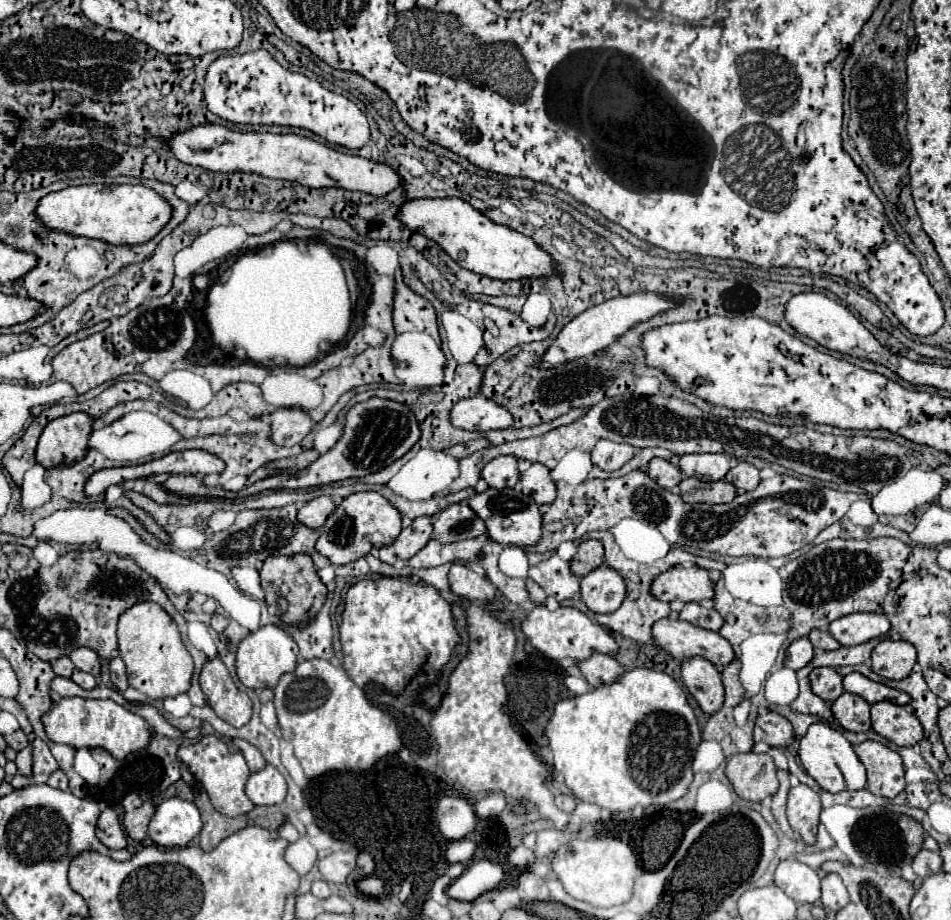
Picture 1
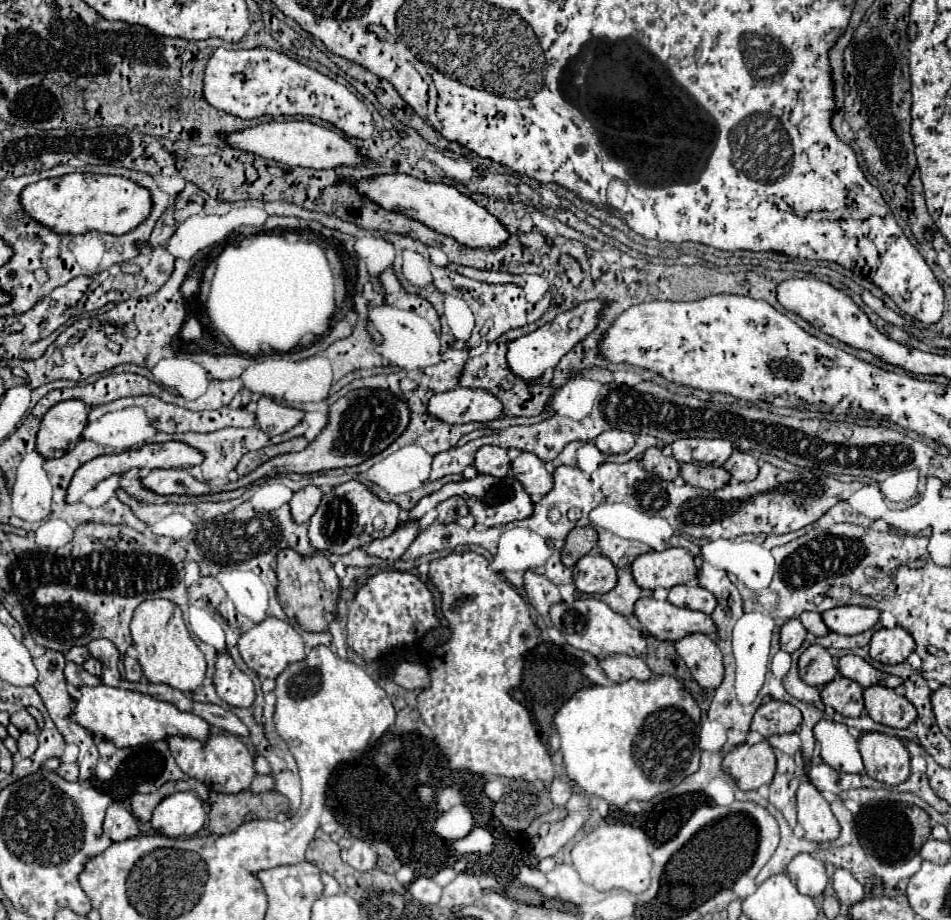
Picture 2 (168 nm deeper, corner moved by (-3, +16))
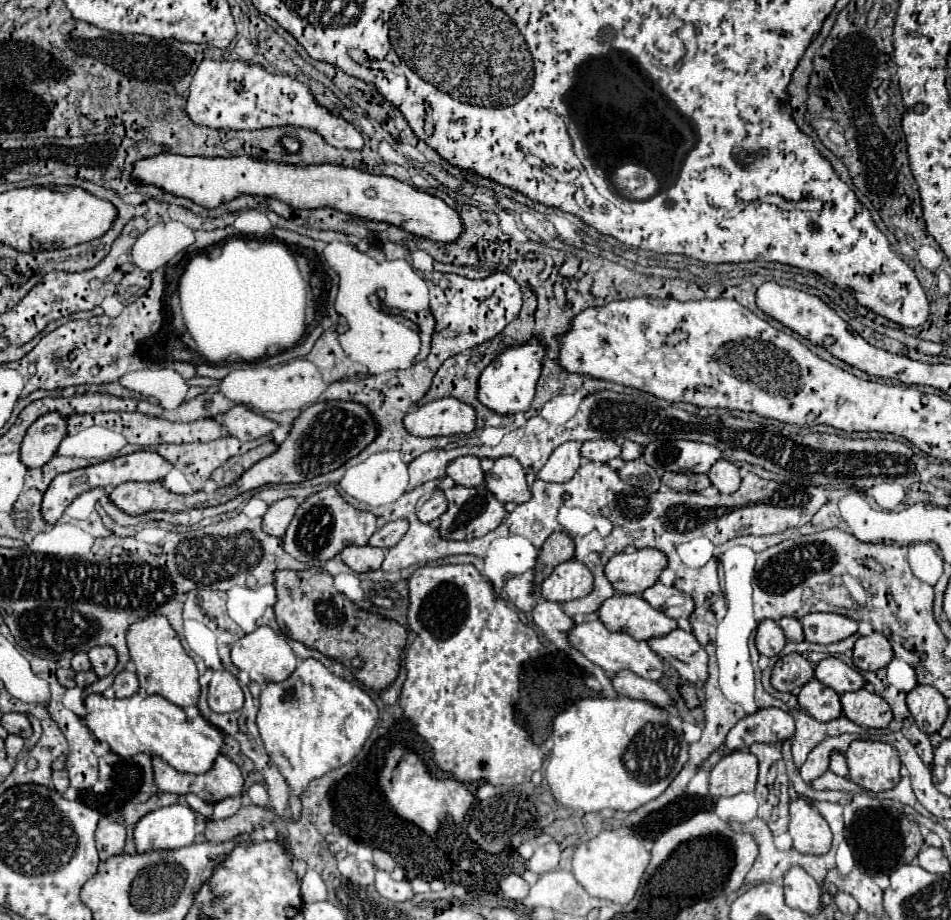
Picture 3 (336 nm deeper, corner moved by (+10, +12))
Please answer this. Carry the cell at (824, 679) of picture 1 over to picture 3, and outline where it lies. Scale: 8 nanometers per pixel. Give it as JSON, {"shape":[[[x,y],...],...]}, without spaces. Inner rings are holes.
{"shape":[[[802,654],[782,656],[772,668],[772,686],[780,692],[794,692],[814,678],[814,666]]]}

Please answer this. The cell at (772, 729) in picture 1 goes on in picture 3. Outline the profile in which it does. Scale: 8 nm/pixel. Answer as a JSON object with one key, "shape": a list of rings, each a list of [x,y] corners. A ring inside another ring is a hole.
{"shape":[[[762,708],[756,714],[742,718],[726,736],[726,748],[748,748],[754,742],[776,744],[792,738],[794,720],[780,708]]]}

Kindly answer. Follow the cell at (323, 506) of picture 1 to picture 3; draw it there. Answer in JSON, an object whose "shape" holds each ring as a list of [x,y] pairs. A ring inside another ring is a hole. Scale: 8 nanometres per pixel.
{"shape":[[[292,496],[274,502],[268,508],[266,516],[264,516],[264,522],[262,522],[264,532],[268,532],[272,536],[284,536],[284,532],[290,526],[290,522],[292,522],[298,506],[300,506],[298,498],[292,498]]]}

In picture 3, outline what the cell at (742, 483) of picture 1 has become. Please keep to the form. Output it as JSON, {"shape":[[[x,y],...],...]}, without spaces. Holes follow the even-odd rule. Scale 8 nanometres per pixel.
{"shape":[[[720,458],[708,472],[712,484],[722,492],[722,494],[732,494],[740,488],[740,470],[734,462]]]}

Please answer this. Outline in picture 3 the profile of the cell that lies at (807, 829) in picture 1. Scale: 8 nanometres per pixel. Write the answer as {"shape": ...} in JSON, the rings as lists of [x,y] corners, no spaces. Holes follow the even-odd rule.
{"shape":[[[796,798],[790,802],[788,832],[798,852],[826,854],[830,850],[832,844],[830,826],[806,798]]]}

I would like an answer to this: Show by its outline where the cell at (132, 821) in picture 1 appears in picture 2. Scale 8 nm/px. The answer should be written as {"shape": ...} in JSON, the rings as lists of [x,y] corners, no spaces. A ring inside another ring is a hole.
{"shape":[[[167,782],[165,786],[161,786],[161,788],[159,788],[157,792],[153,792],[153,794],[133,794],[133,798],[131,798],[133,816],[139,818],[141,822],[147,822],[147,820],[151,818],[153,810],[155,810],[155,806],[157,806],[163,798],[167,798],[169,794],[173,794],[173,792],[177,792],[175,782]]]}

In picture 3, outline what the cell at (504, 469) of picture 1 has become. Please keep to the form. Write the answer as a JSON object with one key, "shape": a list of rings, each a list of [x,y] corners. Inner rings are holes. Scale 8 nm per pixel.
{"shape":[[[476,456],[456,458],[454,462],[450,462],[446,474],[450,478],[454,478],[456,484],[470,486],[470,488],[476,488],[484,482],[484,470],[480,466],[480,458],[476,458]]]}

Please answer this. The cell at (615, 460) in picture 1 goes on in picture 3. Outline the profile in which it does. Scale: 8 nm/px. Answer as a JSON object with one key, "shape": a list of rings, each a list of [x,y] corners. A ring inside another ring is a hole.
{"shape":[[[588,440],[582,444],[582,456],[592,462],[608,462],[620,456],[620,446],[614,440]]]}

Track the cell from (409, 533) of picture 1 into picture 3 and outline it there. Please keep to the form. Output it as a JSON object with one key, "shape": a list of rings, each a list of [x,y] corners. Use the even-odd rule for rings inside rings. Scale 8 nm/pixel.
{"shape":[[[348,546],[340,554],[342,560],[354,570],[354,572],[368,572],[378,570],[384,562],[384,550],[374,546]]]}

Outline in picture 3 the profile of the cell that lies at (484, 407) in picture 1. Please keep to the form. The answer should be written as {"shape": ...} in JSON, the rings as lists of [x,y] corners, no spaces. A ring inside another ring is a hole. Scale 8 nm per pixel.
{"shape":[[[454,398],[432,400],[412,410],[404,418],[404,426],[414,436],[452,436],[468,434],[476,428],[474,408]]]}

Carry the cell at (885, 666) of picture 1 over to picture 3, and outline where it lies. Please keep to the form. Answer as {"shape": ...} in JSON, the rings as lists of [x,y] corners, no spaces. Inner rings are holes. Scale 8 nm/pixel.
{"shape":[[[874,632],[870,636],[860,636],[854,646],[854,666],[860,670],[886,668],[892,658],[894,658],[892,644],[880,632]]]}

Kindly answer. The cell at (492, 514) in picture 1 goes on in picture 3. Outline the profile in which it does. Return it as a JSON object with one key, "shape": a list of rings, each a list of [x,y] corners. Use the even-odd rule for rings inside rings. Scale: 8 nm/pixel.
{"shape":[[[452,486],[448,490],[444,490],[444,494],[448,496],[448,512],[442,514],[440,518],[440,534],[442,538],[450,538],[450,540],[472,540],[472,538],[480,538],[484,534],[488,534],[490,530],[498,528],[498,524],[502,524],[502,520],[506,518],[506,508],[504,504],[484,486],[480,488],[466,488],[466,486]]]}

